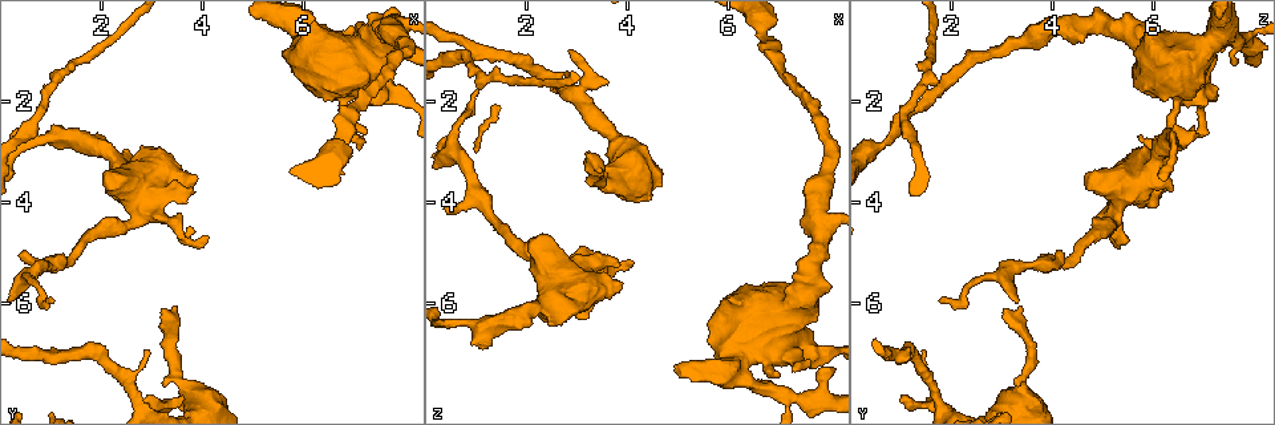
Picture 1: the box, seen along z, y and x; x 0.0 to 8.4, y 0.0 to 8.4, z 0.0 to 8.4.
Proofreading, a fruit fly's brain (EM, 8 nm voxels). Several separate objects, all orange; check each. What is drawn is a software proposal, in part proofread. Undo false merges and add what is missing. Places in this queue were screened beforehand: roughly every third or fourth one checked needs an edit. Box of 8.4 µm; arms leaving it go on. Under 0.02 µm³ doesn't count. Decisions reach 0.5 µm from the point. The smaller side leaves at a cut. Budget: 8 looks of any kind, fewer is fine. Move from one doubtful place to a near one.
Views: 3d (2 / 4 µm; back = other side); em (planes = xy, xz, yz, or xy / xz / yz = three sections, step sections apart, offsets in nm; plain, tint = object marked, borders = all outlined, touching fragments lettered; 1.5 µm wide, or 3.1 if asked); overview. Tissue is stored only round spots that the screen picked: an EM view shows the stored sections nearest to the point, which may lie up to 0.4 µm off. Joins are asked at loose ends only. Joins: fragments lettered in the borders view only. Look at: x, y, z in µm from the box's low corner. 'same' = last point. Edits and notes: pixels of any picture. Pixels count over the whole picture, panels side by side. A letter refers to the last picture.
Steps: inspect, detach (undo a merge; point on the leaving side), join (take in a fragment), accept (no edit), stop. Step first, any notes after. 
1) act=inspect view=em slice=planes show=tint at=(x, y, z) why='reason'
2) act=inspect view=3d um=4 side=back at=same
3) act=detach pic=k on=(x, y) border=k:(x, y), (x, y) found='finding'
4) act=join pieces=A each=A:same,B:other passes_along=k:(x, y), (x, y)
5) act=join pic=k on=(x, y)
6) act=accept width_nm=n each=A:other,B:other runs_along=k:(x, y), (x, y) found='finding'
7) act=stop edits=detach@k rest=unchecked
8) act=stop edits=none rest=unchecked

act=inspect view=3d um=4 at=(7.75, 0.95, 7.95)

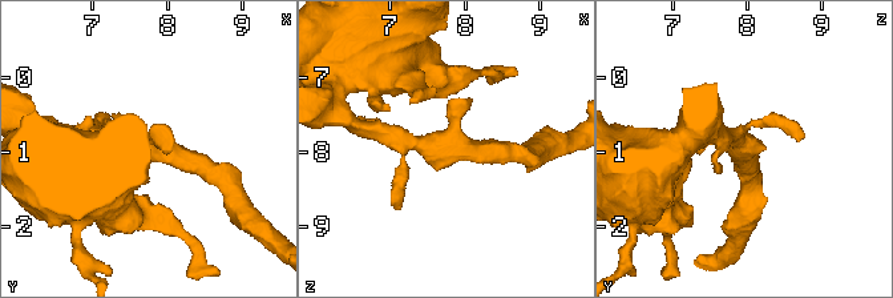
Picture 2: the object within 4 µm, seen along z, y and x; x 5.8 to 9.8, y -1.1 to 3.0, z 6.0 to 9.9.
act=inspect view=em slice=planes show=borders at=(7.75, 0.95, 7.95) why='now the EM'

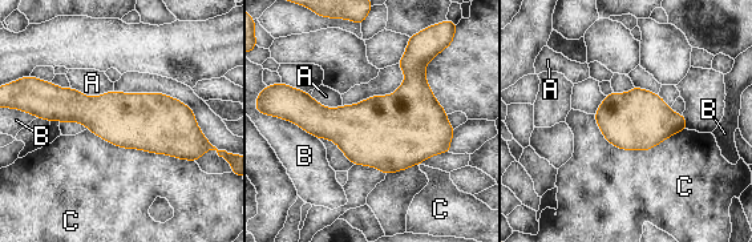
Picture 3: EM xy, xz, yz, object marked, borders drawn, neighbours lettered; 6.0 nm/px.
act=accept each=A:other,B:other,C:other border=3:(87, 129), (124, 148), (194, 162) found='continuous, no second neuron'

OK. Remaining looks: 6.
act=inspect view=em slice=planes show=borders at=(3.90, 3.50, 5.60) why='branch stops here'

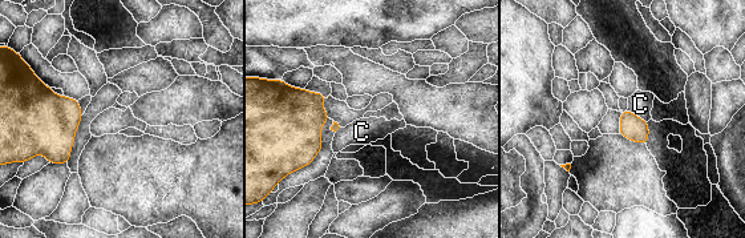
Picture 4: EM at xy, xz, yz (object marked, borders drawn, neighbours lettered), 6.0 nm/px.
act=accept each=C:other border=4:(627, 109), (647, 121) found='none of them fits'

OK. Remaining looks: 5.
act=inspect view=3d um=4 at=(2.30, 3.50, 4.70)

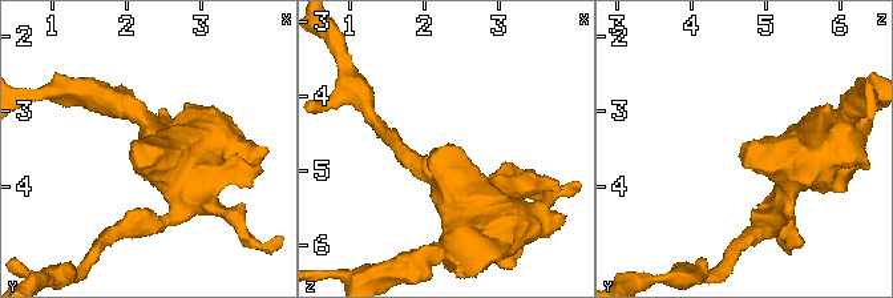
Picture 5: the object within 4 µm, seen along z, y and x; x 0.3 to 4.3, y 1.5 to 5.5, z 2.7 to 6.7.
act=inspect view=em slice=yz step=4 show=borders at=(2.30, 3.50, 4.60)

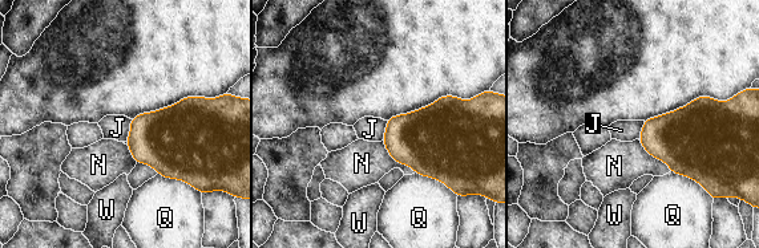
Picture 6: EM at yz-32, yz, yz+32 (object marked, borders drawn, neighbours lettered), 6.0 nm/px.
act=inspect view=em slice=planes show=borders at=same

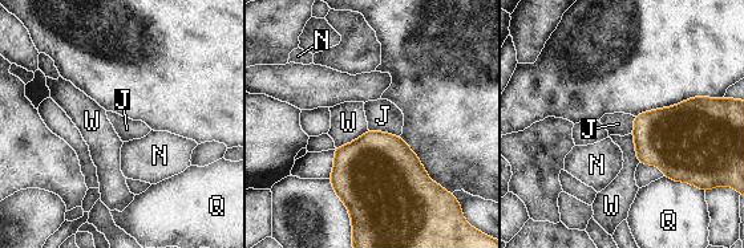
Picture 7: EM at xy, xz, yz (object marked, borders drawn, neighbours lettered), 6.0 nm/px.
act=accept each=J:other,N:other,Q:other,W:other border=7:(368, 129), (392, 133), (399, 137) found='no lettered fragment goes on from it'

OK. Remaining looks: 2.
act=inspect view=em slice=xy step=8 show=tint at=(1.20, 2.45, 6.80) why='branch stops here'

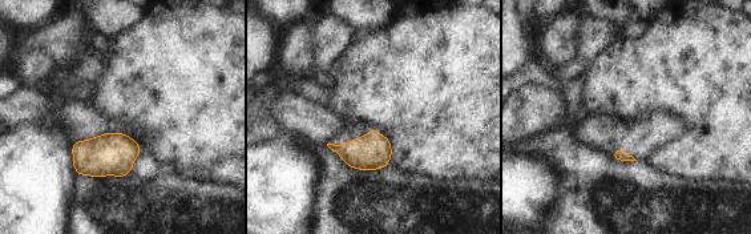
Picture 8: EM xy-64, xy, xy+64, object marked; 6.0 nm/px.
act=inspect view=em slice=planes show=borders at=same why='another direction'

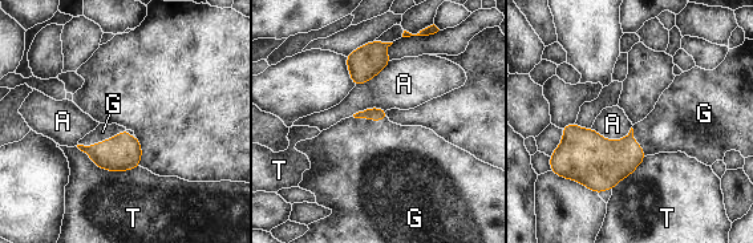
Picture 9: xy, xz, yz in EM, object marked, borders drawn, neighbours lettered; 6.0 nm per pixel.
act=join pieces=G each=A:other,G:same,T:other passes_along=9:(120, 153), (101, 141), (102, 132) found='the neuron continues'

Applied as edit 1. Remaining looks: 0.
act=stop edits=join@9 rest=unchecked

